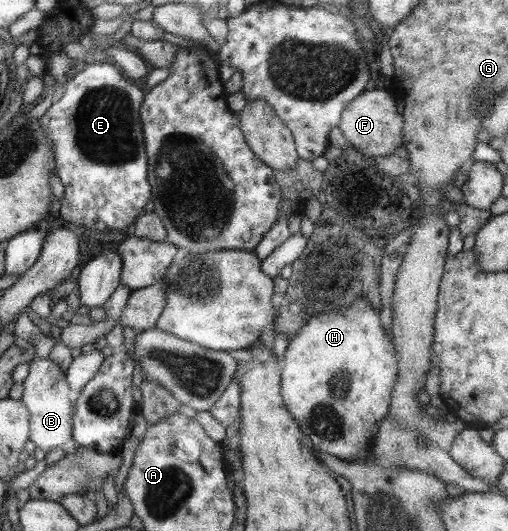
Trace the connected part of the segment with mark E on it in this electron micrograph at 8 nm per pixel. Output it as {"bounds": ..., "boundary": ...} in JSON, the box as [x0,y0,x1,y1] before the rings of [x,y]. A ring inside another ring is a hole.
{"bounds":[42,60,153,232],"boundary":[[[89,60],[86,68],[66,84],[64,96],[54,102],[42,116],[43,132],[51,143],[56,161],[56,172],[64,185],[64,200],[55,208],[59,222],[77,229],[86,226],[98,232],[122,230],[134,223],[144,213],[145,206],[153,199],[148,182],[148,159],[145,137],[140,121],[144,92],[122,77],[110,65]]]}

